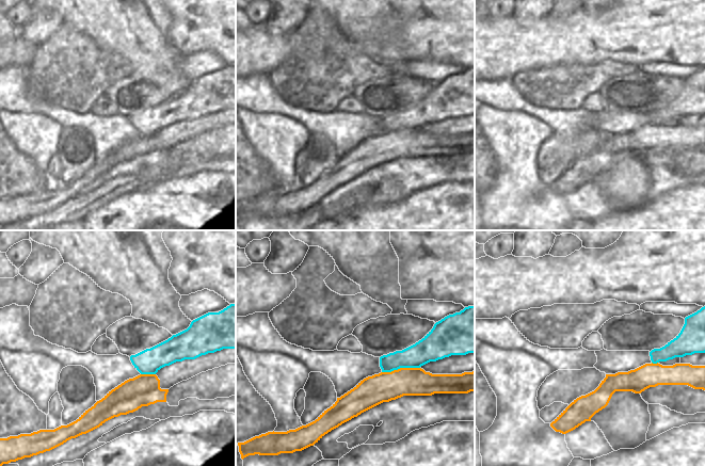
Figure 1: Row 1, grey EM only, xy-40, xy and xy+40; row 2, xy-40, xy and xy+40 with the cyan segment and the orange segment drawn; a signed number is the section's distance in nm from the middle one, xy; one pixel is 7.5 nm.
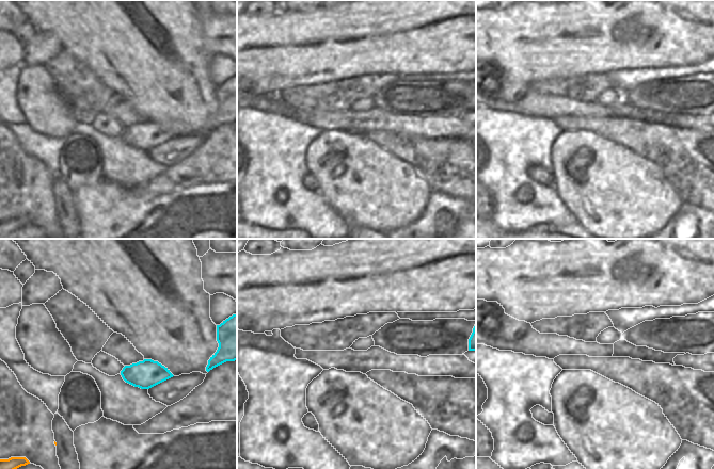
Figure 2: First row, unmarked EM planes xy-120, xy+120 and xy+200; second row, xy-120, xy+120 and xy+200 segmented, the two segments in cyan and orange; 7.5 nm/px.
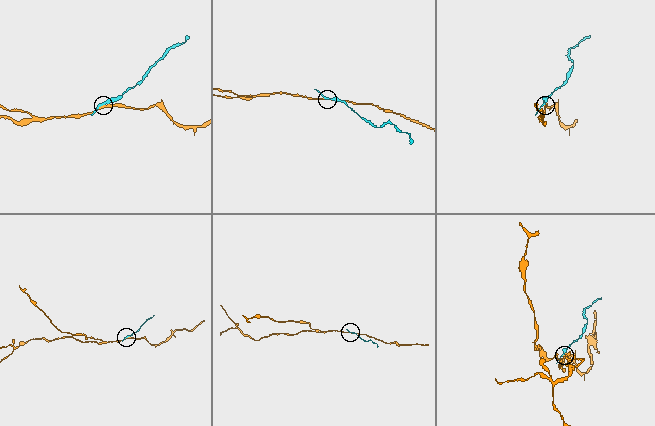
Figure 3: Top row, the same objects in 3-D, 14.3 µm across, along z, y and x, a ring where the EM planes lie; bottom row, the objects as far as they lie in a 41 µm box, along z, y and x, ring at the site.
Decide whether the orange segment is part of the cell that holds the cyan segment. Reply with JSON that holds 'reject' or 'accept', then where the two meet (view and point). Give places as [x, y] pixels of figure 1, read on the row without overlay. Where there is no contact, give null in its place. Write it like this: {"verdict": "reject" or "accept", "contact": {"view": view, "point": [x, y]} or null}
{"verdict": "reject", "contact": {"view": "xy", "point": [400, 128]}}

